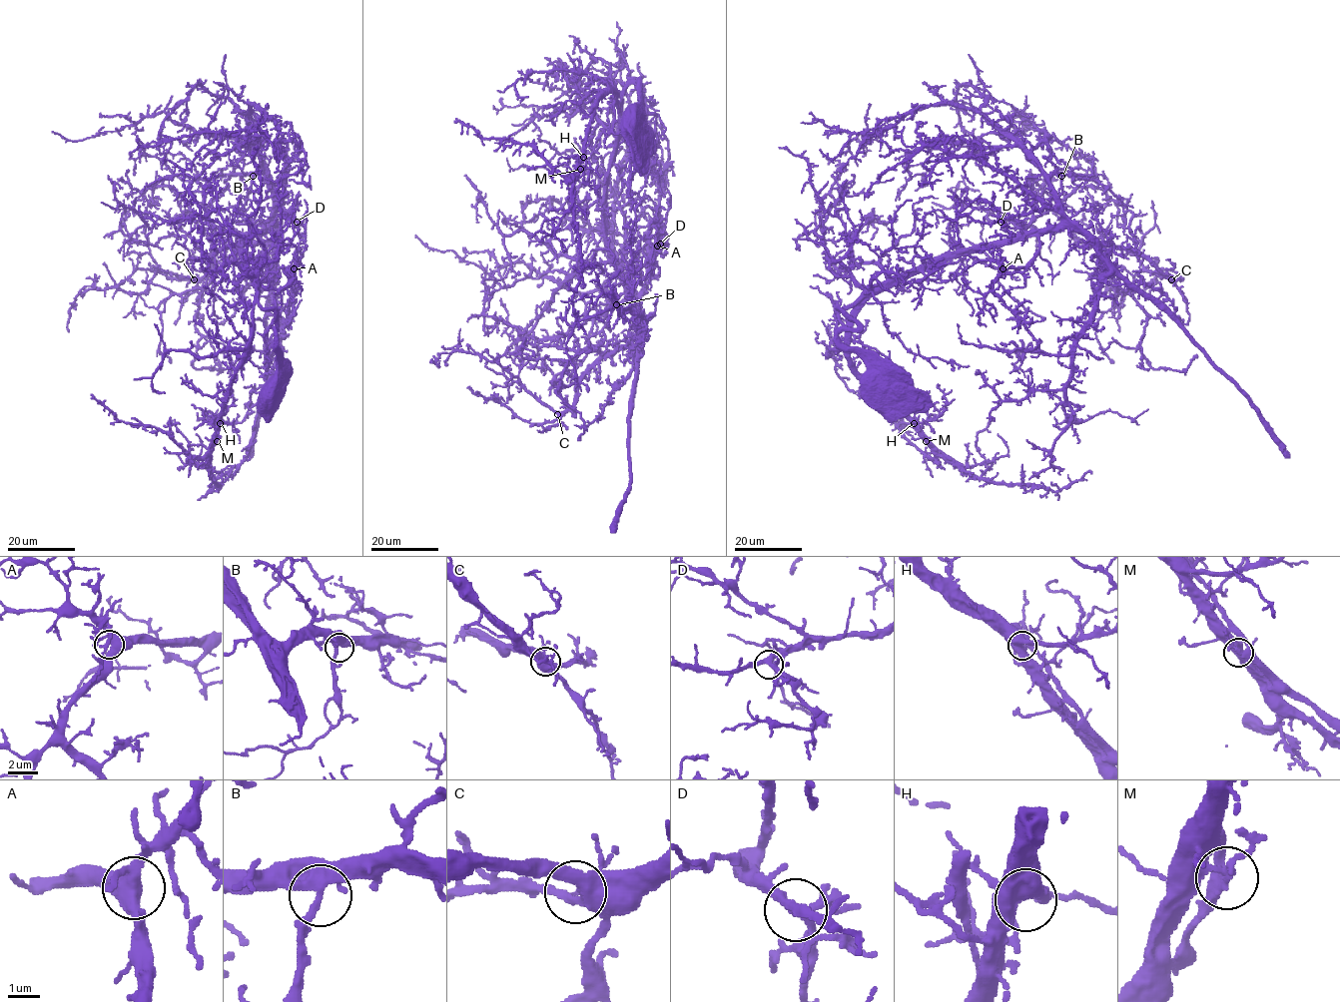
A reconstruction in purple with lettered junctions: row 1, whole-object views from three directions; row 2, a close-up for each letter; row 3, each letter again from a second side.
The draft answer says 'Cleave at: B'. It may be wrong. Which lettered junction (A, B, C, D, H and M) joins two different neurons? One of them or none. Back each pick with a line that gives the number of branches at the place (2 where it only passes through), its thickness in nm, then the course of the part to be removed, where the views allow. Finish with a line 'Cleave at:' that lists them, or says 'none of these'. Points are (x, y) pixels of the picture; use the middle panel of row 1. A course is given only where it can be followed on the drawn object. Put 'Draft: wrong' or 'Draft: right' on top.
Draft: wrong
Cleave at: none of these

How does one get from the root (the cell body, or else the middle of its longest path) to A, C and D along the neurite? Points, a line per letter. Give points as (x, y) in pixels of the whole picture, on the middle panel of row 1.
A: (630, 123), (640, 109), (639, 81), (639, 101), (632, 83), (621, 100), (605, 244), (625, 282), (657, 246)
C: (630, 123), (639, 81), (639, 101), (632, 83), (621, 100), (605, 182), (605, 244), (635, 337), (557, 414)
D: (630, 123), (639, 81), (639, 101), (632, 83), (621, 100), (605, 182), (605, 244), (632, 304), (660, 244)

